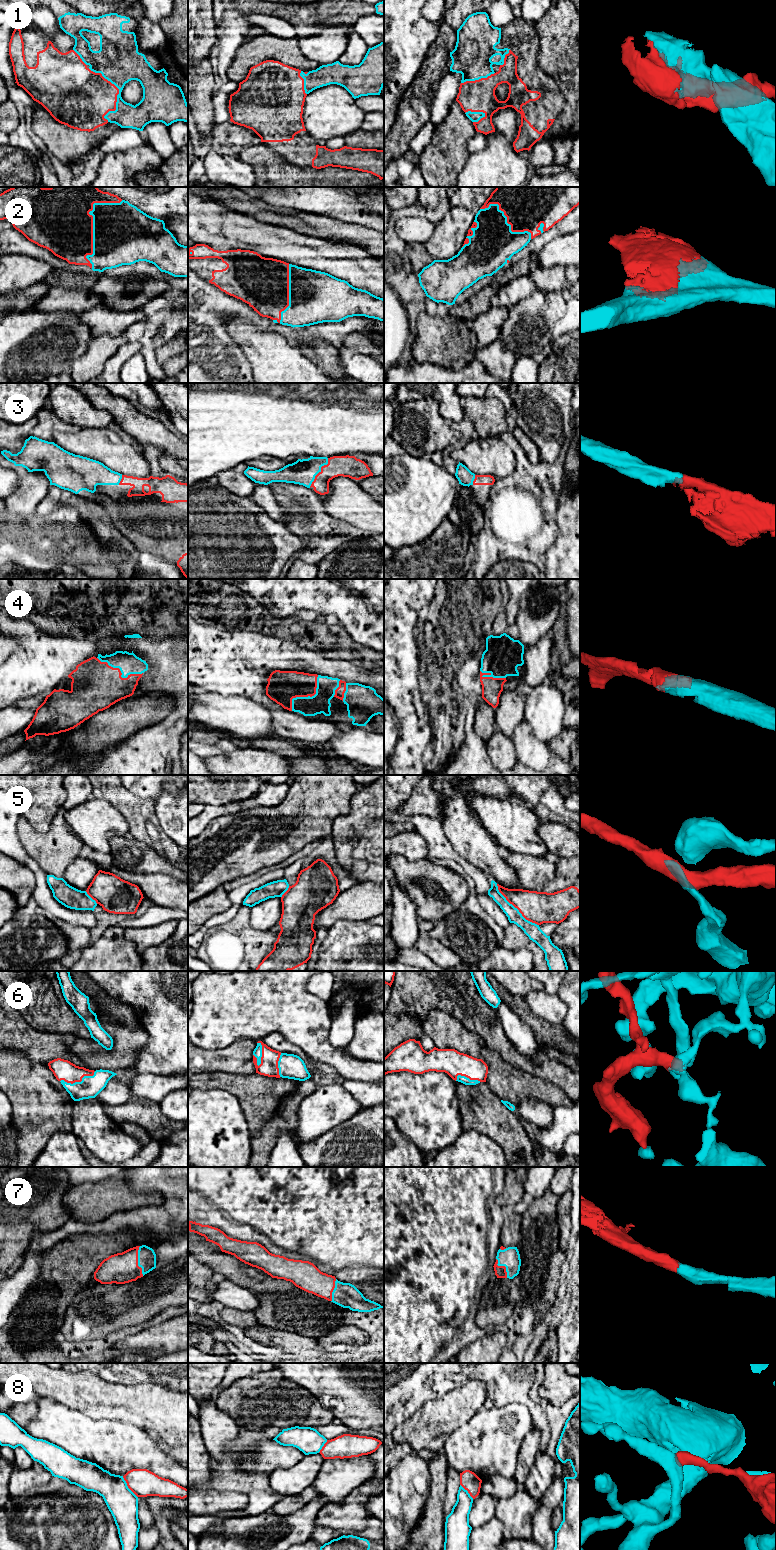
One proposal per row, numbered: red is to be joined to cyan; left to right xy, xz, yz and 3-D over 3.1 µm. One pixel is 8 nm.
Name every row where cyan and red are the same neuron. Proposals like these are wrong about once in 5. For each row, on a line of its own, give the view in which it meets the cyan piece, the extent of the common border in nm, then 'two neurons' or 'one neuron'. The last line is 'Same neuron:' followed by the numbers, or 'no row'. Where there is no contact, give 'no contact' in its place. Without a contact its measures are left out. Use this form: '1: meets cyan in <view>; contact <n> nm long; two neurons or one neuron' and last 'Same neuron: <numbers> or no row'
1: meets cyan in xy; contact 460 nm long; one neuron
2: meets cyan in xy; contact 600 nm long; one neuron
3: meets cyan in xz; contact 280 nm long; one neuron
4: meets cyan in xy; contact 400 nm long; one neuron
5: meets cyan in yz; contact 480 nm long; two neurons
6: meets cyan in xy; contact 300 nm long; one neuron
7: meets cyan in xy; contact 240 nm long; one neuron
8: meets cyan in xy; contact 220 nm long; two neurons
Same neuron: 1, 2, 3, 4, 6, 7

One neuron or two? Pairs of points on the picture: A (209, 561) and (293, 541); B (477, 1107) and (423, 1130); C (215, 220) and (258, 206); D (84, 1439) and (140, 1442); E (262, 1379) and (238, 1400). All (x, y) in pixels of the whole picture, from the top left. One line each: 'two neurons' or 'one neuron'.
A: one neuron
B: two neurons
C: two neurons
D: one neuron
E: one neuron

